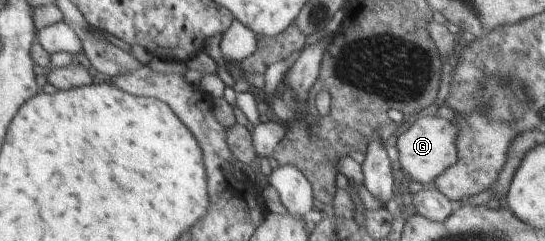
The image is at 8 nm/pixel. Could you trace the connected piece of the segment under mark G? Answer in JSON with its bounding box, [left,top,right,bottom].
[397,115,457,183]

